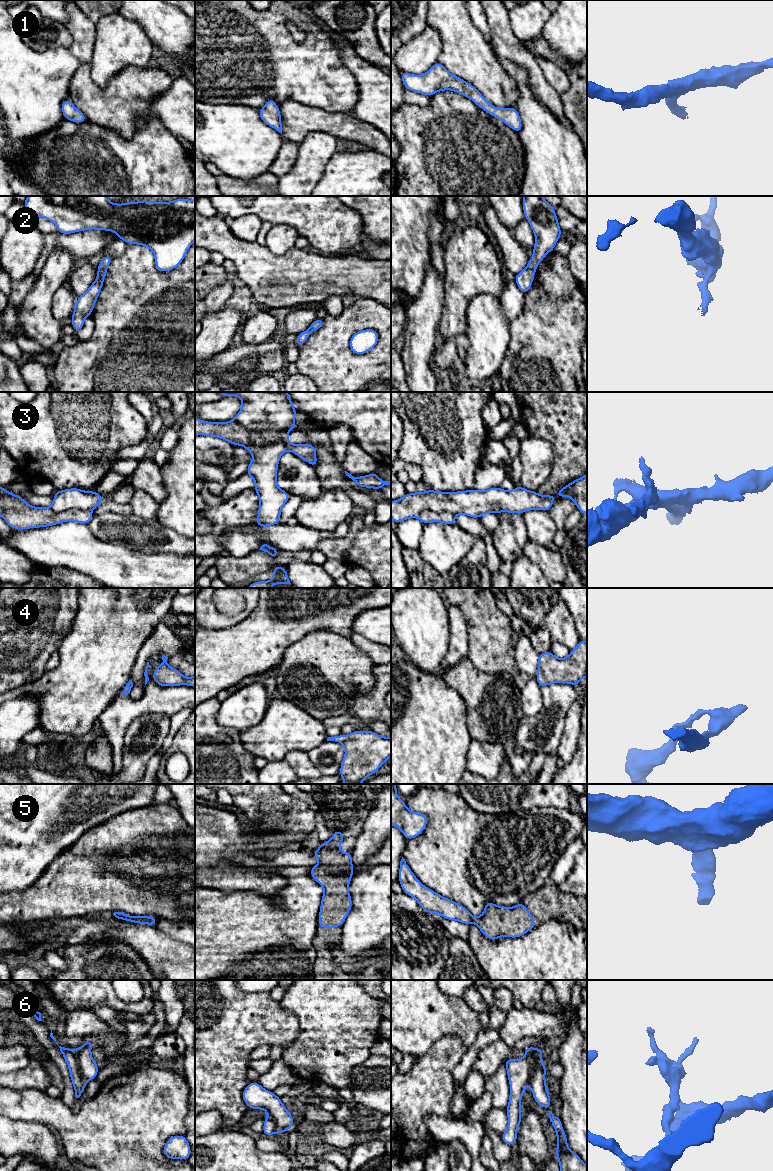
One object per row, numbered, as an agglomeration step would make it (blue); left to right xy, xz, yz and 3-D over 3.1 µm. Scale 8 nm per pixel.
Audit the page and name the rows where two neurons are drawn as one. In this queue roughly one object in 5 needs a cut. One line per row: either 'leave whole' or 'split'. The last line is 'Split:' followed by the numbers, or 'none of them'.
1: leave whole
2: leave whole
3: split
4: leave whole
5: leave whole
6: split
Split: 3, 6

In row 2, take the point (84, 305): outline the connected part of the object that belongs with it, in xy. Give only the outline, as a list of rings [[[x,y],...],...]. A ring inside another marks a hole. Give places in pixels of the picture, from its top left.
[[[109,255],[103,257],[97,268],[97,279],[91,284],[88,290],[75,301],[74,312],[71,317],[71,325],[76,333],[83,329],[85,318],[91,316],[99,293],[103,287],[107,268],[112,261],[113,257]]]

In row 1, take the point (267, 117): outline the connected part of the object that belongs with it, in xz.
[[[266,99],[265,107],[259,108],[258,113],[265,124],[282,134],[281,113],[274,99]]]

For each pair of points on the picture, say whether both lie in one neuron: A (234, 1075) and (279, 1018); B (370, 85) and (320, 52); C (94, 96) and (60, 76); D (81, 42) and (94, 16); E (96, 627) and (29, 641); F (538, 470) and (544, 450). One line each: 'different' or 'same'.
A: same
B: different
C: different
D: different
E: different
F: same

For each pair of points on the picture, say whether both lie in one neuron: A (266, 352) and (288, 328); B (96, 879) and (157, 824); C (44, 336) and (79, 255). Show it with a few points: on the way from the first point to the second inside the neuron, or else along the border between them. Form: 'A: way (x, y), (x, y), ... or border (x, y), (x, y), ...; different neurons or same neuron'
A: border (279, 332), (282, 336); different neurons
B: way (98, 858), (98, 854), (106, 849), (136, 844); same neuron
C: border (56, 248), (66, 250), (77, 263); different neurons

